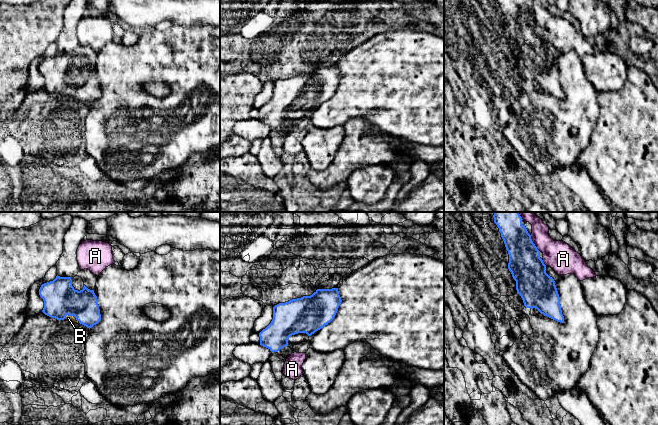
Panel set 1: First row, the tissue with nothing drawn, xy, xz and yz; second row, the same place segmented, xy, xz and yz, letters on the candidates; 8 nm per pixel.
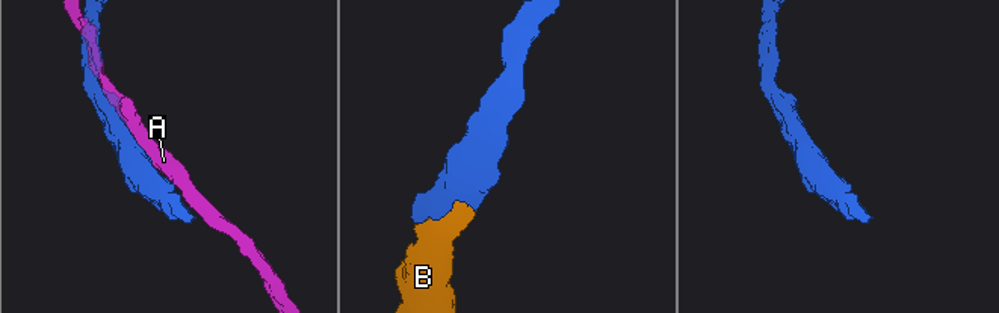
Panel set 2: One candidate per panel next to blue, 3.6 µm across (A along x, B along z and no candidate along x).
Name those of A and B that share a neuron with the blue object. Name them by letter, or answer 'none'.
B

